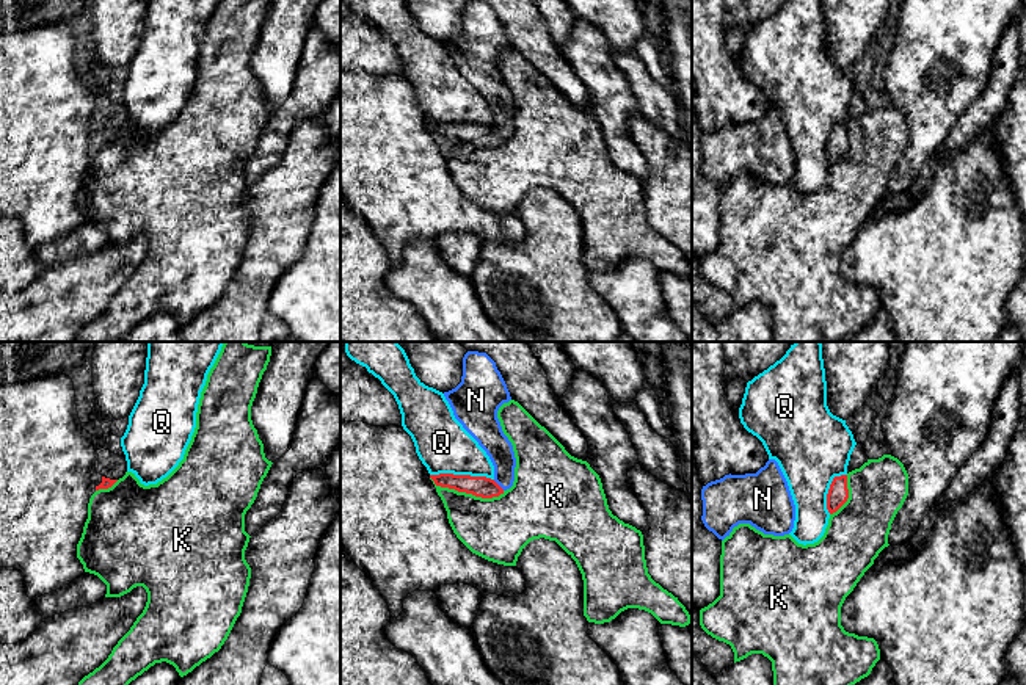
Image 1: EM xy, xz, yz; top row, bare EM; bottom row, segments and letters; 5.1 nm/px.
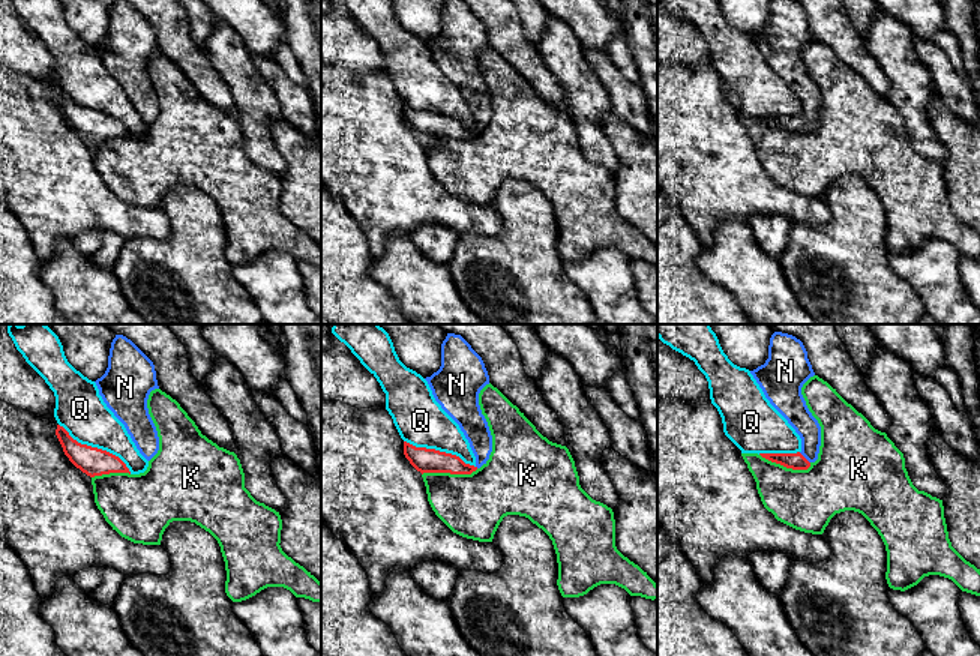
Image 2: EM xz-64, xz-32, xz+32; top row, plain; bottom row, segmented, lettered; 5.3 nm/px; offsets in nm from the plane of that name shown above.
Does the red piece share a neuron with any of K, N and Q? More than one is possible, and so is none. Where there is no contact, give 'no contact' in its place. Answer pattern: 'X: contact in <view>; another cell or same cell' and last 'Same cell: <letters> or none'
K: contact in xz; another cell
N: contact in xz; same cell
Q: contact in xz; another cell
Same cell: N

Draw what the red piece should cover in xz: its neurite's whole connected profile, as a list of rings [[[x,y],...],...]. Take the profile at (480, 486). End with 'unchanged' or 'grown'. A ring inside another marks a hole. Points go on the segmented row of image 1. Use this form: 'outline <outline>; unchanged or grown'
outline [[[468,351],[463,357],[461,382],[444,392],[455,419],[486,451],[494,478],[439,473],[430,475],[436,486],[493,498],[513,486],[516,458],[513,445],[504,434],[497,411],[511,400],[507,384],[496,362],[478,351]]]; grown

